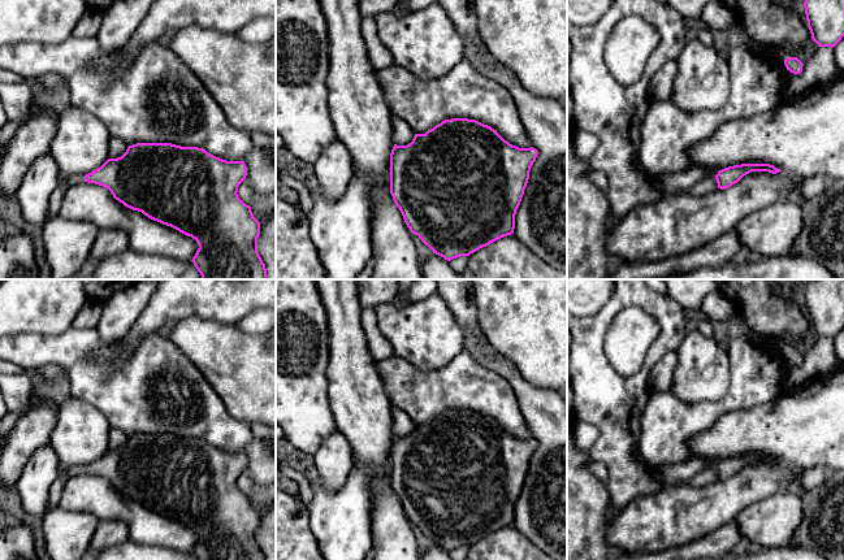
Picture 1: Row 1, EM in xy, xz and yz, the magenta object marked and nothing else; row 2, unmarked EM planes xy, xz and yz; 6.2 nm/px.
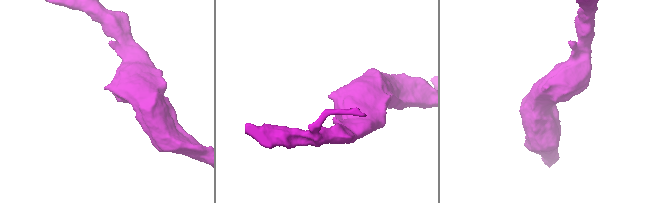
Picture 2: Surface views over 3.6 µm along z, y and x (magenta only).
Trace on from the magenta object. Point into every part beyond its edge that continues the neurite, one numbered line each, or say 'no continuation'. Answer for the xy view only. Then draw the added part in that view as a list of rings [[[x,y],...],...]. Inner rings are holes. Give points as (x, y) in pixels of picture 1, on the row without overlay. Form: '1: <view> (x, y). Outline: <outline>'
1: xy (73, 470). Outline: [[[85,466],[60,468],[59,474],[62,477],[73,477],[85,473]]]

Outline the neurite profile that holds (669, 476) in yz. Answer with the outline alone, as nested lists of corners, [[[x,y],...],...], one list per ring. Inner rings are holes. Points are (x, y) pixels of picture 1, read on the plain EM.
[[[694,457],[687,463],[674,465],[659,465],[658,468],[650,468],[652,477],[662,483],[665,487],[676,485],[687,485],[693,476],[701,472],[706,466],[715,468],[719,460]]]

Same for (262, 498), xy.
[[[276,483],[260,487],[250,496],[254,508],[261,513],[276,500]]]

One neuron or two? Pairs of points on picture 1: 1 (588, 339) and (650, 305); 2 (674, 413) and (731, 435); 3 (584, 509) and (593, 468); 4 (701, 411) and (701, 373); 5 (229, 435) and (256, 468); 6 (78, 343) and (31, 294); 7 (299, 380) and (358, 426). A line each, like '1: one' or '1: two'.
1: one
2: two
3: two
4: two
5: two
6: two
7: two

